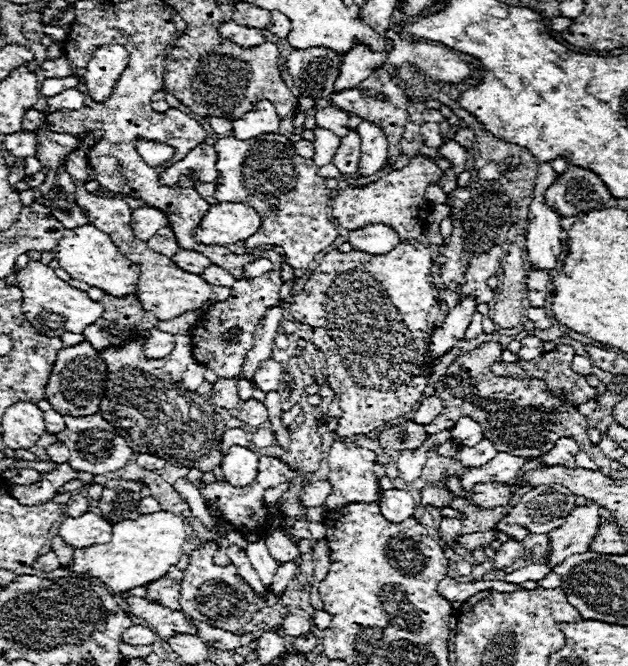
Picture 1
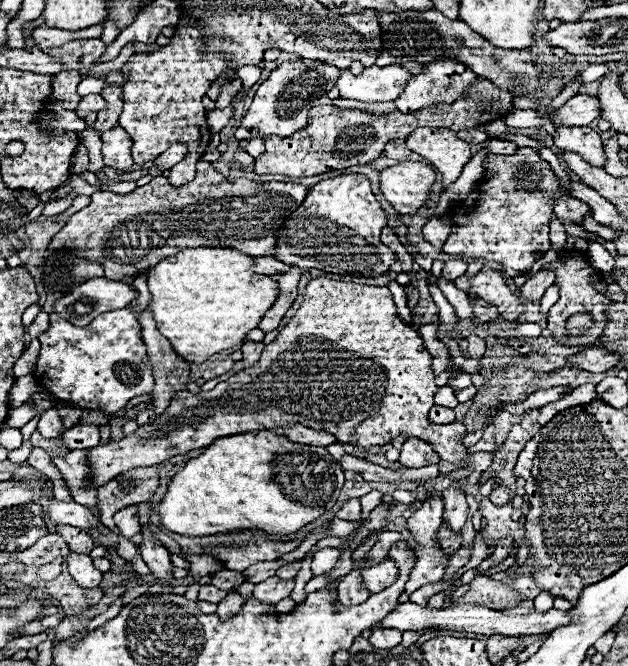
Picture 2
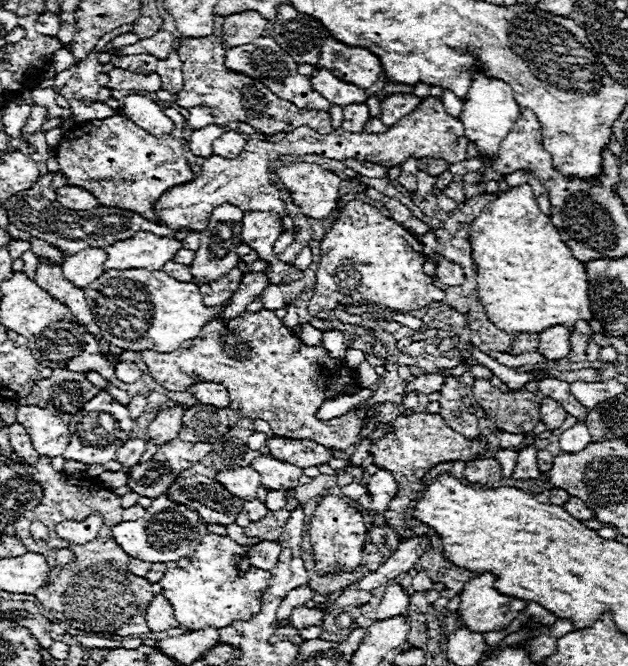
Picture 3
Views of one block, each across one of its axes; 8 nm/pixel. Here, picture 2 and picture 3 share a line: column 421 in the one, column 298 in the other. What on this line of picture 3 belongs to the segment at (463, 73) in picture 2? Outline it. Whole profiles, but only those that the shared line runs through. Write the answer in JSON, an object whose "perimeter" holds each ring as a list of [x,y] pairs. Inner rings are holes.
{"perimeter":[[[262,36],[254,42],[250,42],[250,46],[238,46],[238,48],[228,48],[226,50],[226,66],[228,70],[240,72],[240,74],[250,74],[250,78],[260,78],[262,84],[266,84],[270,90],[274,90],[274,94],[278,94],[280,98],[286,98],[288,102],[294,102],[294,106],[302,108],[302,110],[330,110],[330,102],[326,102],[326,98],[322,98],[318,92],[312,90],[308,76],[302,76],[296,72],[298,64],[276,44],[276,40],[272,36]]]}

